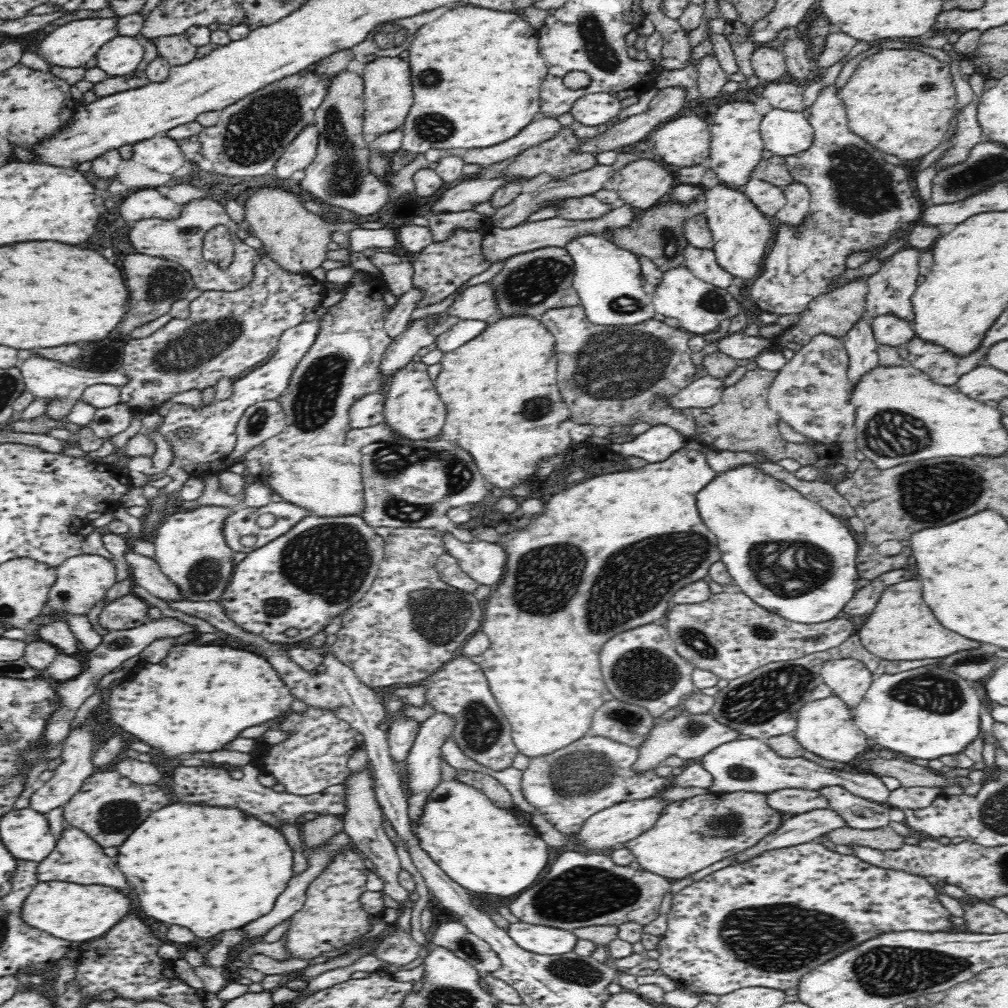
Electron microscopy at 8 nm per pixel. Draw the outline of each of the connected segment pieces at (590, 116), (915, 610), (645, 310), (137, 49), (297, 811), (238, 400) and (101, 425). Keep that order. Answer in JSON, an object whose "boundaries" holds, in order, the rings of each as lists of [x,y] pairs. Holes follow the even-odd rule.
{"boundaries":[[[[607,92],[587,94],[574,102],[570,112],[574,115],[575,120],[588,126],[609,124],[622,108],[620,101]]],[[[904,580],[888,586],[880,594],[880,602],[874,612],[861,625],[857,635],[862,646],[885,660],[924,660],[924,658],[946,658],[962,650],[976,650],[982,644],[976,640],[968,640],[956,632],[944,628],[930,608],[922,600],[922,584],[920,580]]],[[[599,234],[578,235],[566,243],[565,249],[574,261],[574,288],[592,323],[631,325],[656,316],[652,302],[655,286],[647,281],[638,257],[632,251],[616,246],[611,239]]],[[[122,36],[104,44],[95,55],[96,66],[109,77],[122,77],[137,70],[144,60],[144,48],[132,36]]],[[[250,762],[241,766],[244,775],[236,780],[228,776],[222,768],[206,768],[206,766],[180,766],[172,772],[172,792],[178,798],[178,802],[206,802],[216,806],[236,806],[240,810],[246,810],[248,814],[258,816],[260,820],[278,826],[280,820],[300,824],[303,814],[306,812],[317,812],[317,814],[332,813],[344,816],[345,788],[342,784],[336,784],[324,789],[318,794],[308,796],[294,796],[287,792],[276,793],[272,787],[264,786],[260,781],[260,772]]],[[[319,320],[297,324],[282,333],[276,353],[264,365],[257,367],[243,377],[237,378],[232,384],[232,394],[224,400],[212,400],[208,404],[202,404],[200,408],[194,408],[188,404],[176,402],[170,408],[168,415],[163,418],[163,424],[159,433],[164,436],[164,440],[170,445],[170,450],[174,455],[172,466],[182,468],[192,477],[204,476],[206,470],[204,464],[212,464],[218,460],[226,460],[230,452],[234,453],[237,436],[236,428],[244,412],[262,400],[276,400],[290,385],[290,380],[294,369],[302,357],[310,350],[319,331]],[[178,428],[194,428],[198,438],[194,440],[178,440],[176,430]]],[[[124,403],[108,407],[97,408],[94,420],[87,426],[98,437],[113,439],[120,432],[124,432],[132,422],[132,408]]]]}

